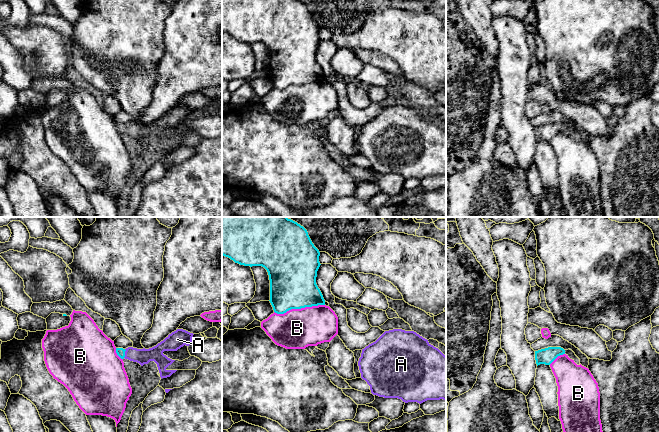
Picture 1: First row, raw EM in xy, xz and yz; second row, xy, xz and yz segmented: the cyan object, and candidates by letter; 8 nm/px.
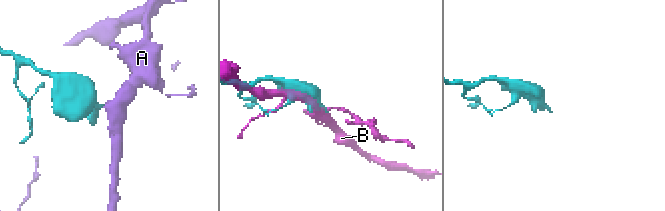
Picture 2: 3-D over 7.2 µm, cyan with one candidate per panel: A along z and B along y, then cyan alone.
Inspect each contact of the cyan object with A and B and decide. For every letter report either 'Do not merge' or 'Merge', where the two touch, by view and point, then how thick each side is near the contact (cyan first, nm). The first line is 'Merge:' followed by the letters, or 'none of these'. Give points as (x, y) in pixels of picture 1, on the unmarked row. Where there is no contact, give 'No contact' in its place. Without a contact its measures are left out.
Merge: A
A: Merge. Touches cyan at xy (124, 129). Thickness 70 nm (cyan) against 130 nm
B: Do not merge. Touches cyan at xz (299, 84). Thickness 360 nm (cyan) against 320 nm

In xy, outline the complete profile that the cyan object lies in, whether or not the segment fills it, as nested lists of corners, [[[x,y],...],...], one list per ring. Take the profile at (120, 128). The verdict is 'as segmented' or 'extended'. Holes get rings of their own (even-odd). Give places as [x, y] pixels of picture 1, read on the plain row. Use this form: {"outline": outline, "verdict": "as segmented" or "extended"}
{"outline": [[[177,105],[152,124],[116,124],[116,129],[121,135],[125,134],[130,137],[137,138],[141,142],[143,142],[144,140],[148,140],[150,137],[154,137],[157,140],[161,155],[167,154],[175,149],[177,146],[166,145],[175,136],[168,134],[166,131],[163,130],[163,128],[177,127],[184,121],[189,122],[192,119],[193,111],[193,109],[190,109],[186,106]]], "verdict": "extended"}

